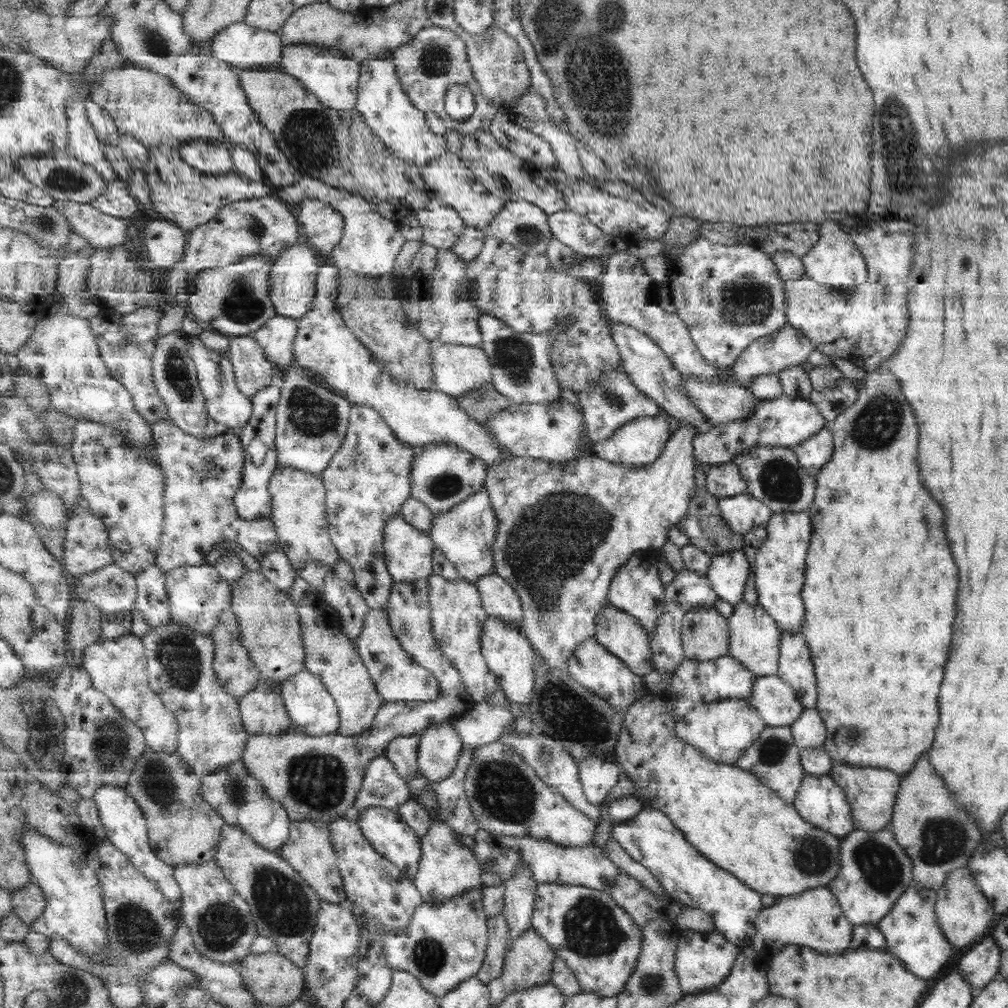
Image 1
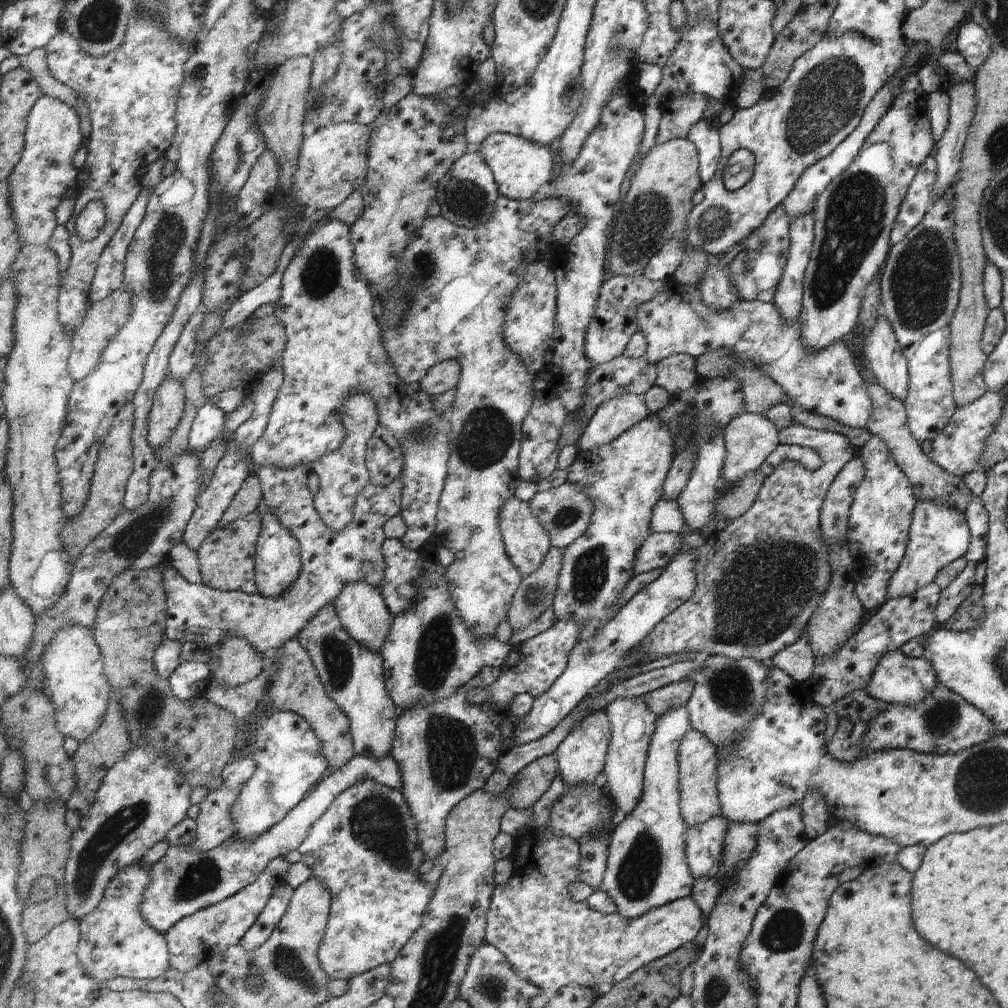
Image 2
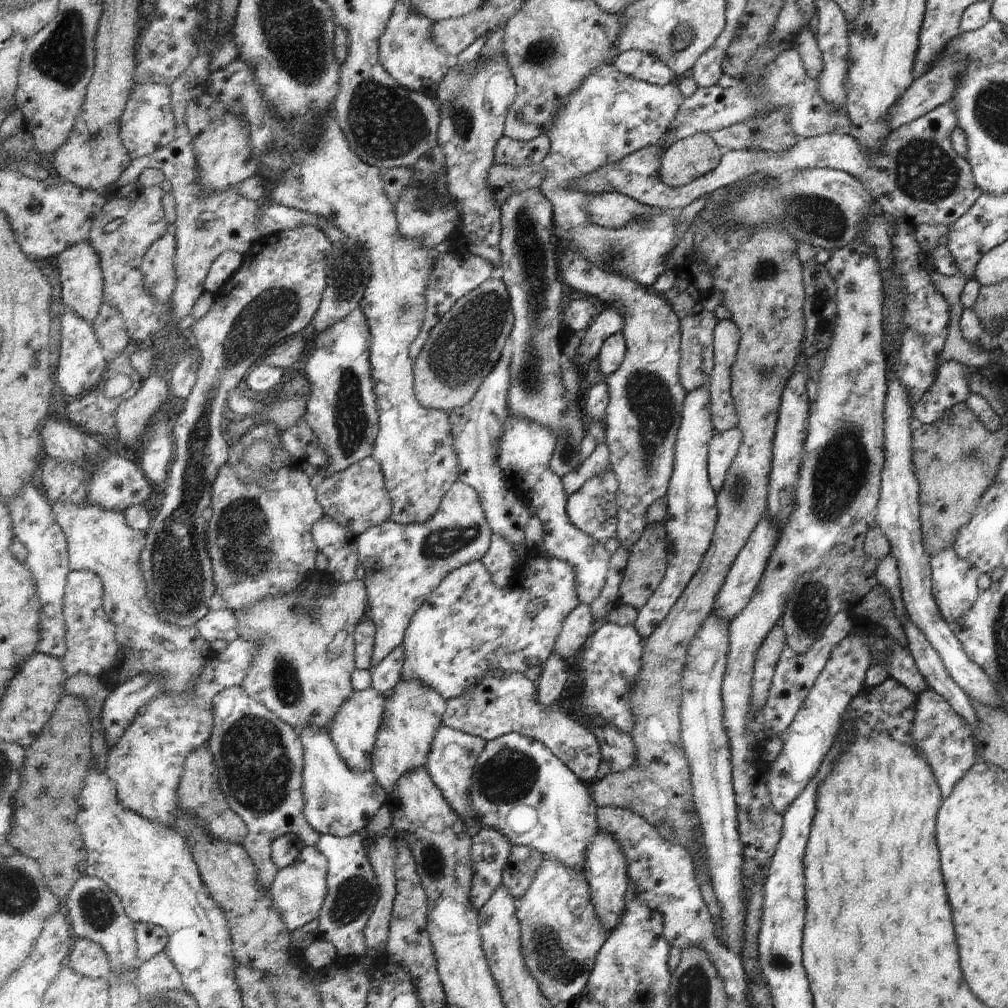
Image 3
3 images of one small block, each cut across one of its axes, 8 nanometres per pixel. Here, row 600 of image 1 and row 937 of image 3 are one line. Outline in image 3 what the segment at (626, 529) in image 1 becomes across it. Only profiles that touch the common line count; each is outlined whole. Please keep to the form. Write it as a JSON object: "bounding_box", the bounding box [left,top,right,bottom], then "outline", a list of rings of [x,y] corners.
{"bounding_box":[516,859,610,1004],"outline":[[[545,859],[537,871],[536,879],[528,893],[516,900],[516,913],[522,930],[522,952],[529,972],[540,984],[541,990],[550,1001],[566,1000],[575,1004],[588,987],[600,950],[610,937],[610,932],[602,922],[593,906],[592,892],[588,880],[557,859]]]}

